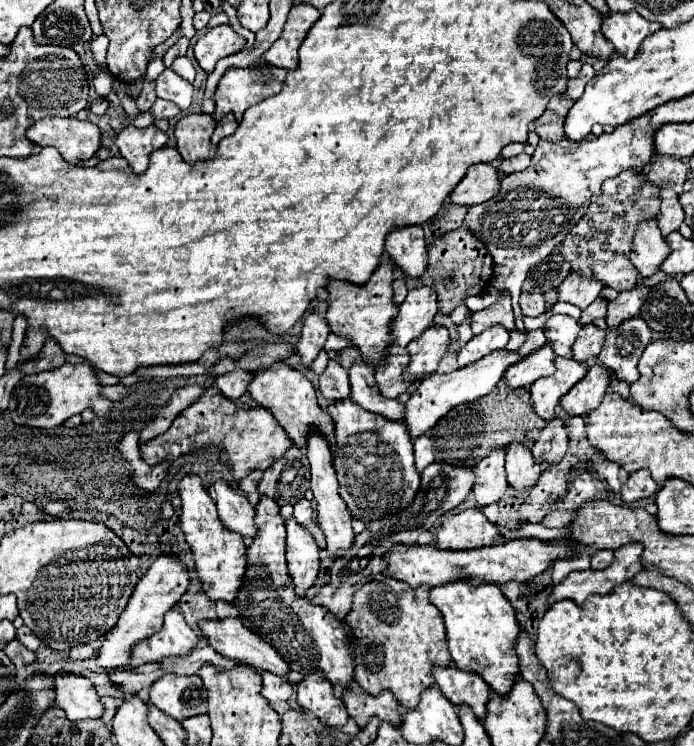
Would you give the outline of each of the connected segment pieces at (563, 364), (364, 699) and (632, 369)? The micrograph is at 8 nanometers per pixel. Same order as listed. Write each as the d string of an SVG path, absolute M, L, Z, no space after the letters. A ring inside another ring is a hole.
M557 357L555 365L555 375L541 377L531 385L531 399L535 411L547 421L555 417L555 405L559 403L561 395L565 395L587 373L587 363L581 363L573 357Z
M345 689L341 693L341 699L347 707L347 713L357 721L359 727L365 727L365 723L373 715L377 715L383 721L389 721L395 727L399 725L403 707L395 701L395 697L387 689L383 689L379 695L371 695L367 691L355 693L351 689Z
M641 317L623 321L617 331L607 329L605 345L599 353L603 365L617 373L619 379L633 383L639 379L637 361L651 341L651 329Z

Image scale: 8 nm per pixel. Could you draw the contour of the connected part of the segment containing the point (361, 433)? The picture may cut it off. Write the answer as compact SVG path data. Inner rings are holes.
M351 399L329 405L327 413L335 421L335 471L339 493L351 515L363 523L371 523L399 513L391 509L407 509L415 501L421 483L407 425L365 411Z

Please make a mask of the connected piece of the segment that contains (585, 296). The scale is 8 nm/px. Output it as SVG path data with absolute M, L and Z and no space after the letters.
M569 273L565 281L557 287L557 301L565 301L571 305L577 305L579 309L587 309L601 291L603 283L595 279L583 279L575 273Z

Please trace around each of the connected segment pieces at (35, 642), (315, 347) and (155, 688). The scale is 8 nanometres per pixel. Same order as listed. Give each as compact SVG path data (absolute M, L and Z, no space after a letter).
M25 625L17 629L17 639L19 639L29 651L37 651L37 647L39 647L39 639L37 639Z
M315 311L307 313L307 317L303 321L303 333L297 343L297 353L305 365L309 365L317 357L317 353L323 349L327 335L329 335L327 321L321 319L319 313L315 313Z
M163 675L151 685L149 701L177 721L207 713L207 689L197 675Z

